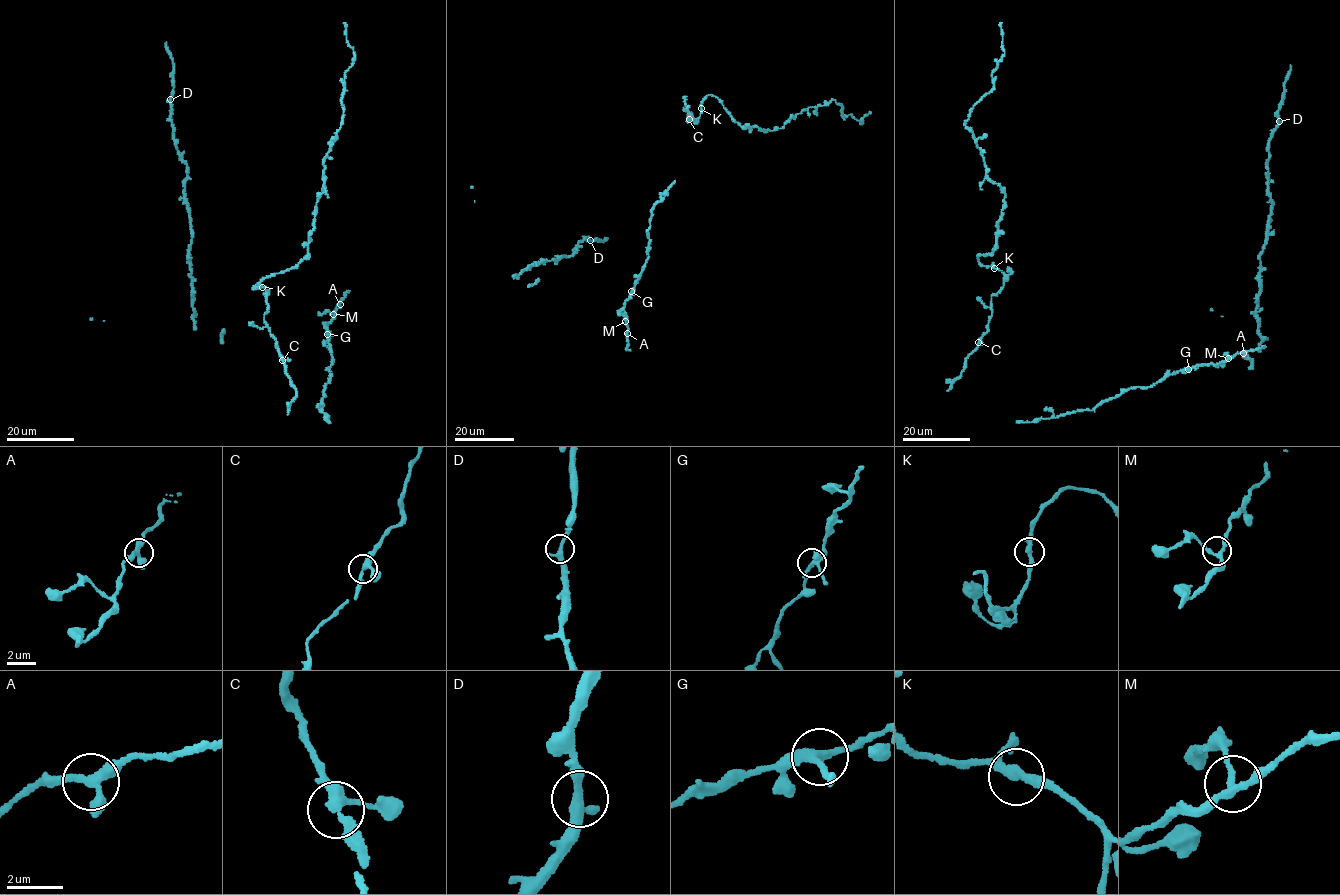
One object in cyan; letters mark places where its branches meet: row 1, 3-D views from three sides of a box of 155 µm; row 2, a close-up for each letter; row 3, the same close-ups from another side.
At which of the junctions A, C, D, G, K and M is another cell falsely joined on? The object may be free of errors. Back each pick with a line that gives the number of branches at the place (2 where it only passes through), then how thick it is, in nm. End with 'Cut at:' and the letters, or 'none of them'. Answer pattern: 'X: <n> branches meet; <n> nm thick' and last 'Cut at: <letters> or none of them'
Cut at: none of them

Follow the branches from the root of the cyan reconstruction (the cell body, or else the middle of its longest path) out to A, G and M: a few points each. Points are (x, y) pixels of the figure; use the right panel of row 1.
A: (1050, 418), (1093, 410), (1130, 388), (1148, 387), (1172, 373), (1197, 365), (1216, 366), (1243, 353)
G: (1050, 418), (1093, 410), (1130, 388), (1148, 387), (1172, 373), (1188, 369)
M: (1050, 418), (1093, 410), (1130, 388), (1148, 387), (1172, 373), (1197, 365), (1216, 366), (1228, 358)

